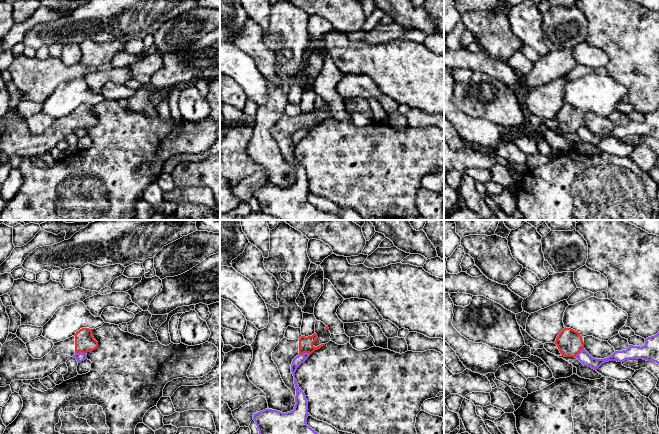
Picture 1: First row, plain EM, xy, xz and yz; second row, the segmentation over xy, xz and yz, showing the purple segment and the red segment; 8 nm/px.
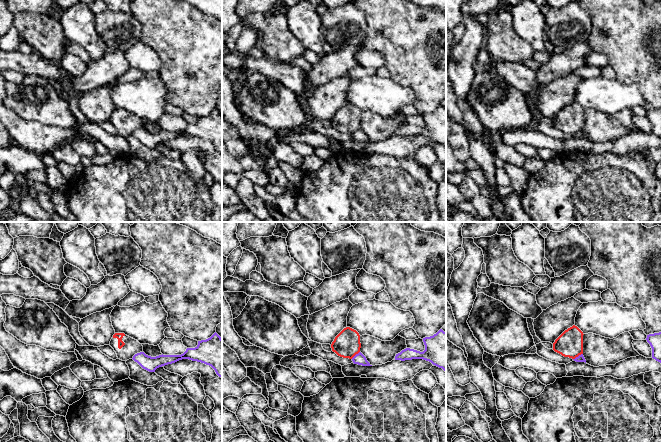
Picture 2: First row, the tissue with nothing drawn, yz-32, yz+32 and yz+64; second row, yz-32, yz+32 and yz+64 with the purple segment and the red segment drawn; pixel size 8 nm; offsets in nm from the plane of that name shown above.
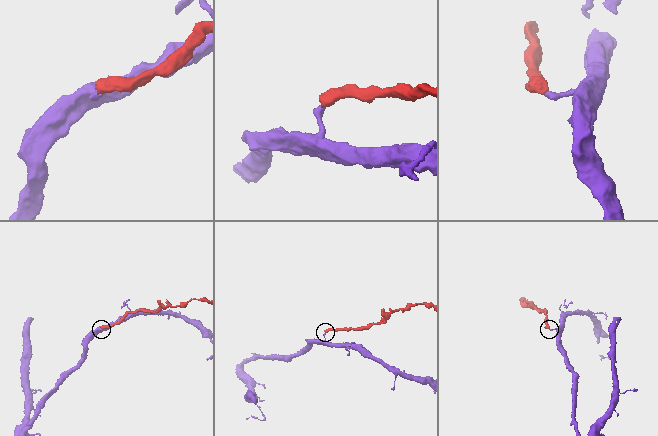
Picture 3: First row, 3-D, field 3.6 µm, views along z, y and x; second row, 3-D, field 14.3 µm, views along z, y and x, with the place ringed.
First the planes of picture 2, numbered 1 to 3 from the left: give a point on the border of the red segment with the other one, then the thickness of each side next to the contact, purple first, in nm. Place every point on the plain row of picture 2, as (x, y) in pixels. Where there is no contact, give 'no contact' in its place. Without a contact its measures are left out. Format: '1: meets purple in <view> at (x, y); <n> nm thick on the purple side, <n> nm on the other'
1: no contact
2: meets purple in yz+32 at (356, 130); 90 nm thick on the purple side, 220 nm on the other
3: meets purple in yz+64 at (578, 132); 60 nm thick on the purple side, 200 nm on the other

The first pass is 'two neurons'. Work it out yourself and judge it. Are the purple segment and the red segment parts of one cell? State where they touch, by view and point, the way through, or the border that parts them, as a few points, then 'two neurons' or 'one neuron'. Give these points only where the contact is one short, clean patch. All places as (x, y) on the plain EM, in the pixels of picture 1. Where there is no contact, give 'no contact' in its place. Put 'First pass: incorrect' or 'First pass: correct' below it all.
contact xy (80, 128); border xy (75, 127), (85, 129); two neurons
First pass: correct

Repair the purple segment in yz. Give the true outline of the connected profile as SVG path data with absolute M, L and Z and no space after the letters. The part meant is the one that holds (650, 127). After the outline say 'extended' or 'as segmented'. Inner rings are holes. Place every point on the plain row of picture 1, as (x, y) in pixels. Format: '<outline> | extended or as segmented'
M659 108L645 115L645 121L629 121L626 126L615 127L612 131L604 135L593 134L585 125L581 126L576 134L584 141L592 145L598 145L603 139L609 137L623 138L630 135L643 135L659 140Z | as segmented

